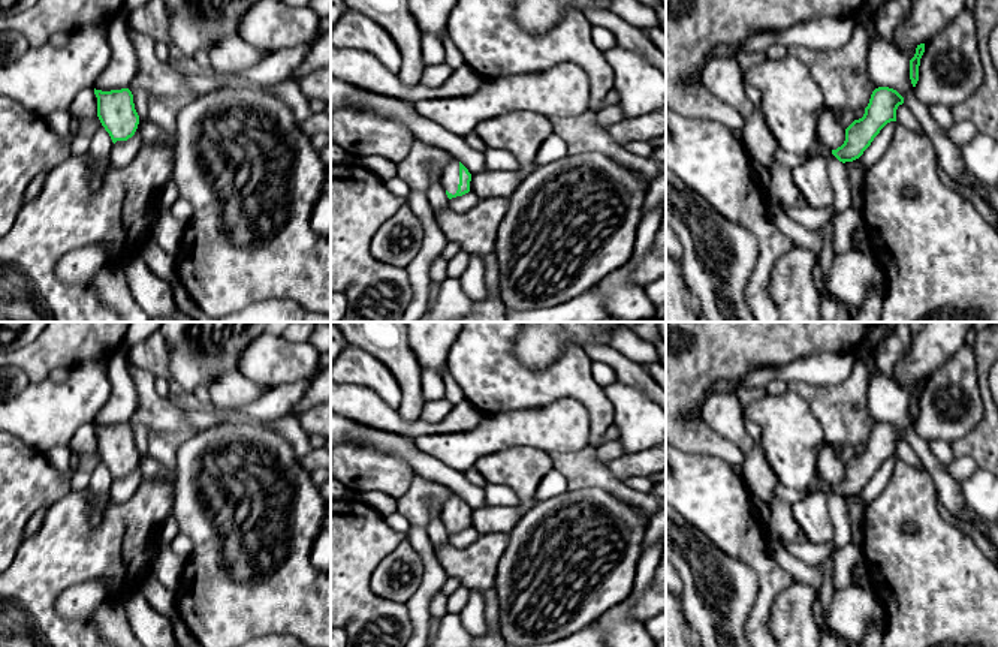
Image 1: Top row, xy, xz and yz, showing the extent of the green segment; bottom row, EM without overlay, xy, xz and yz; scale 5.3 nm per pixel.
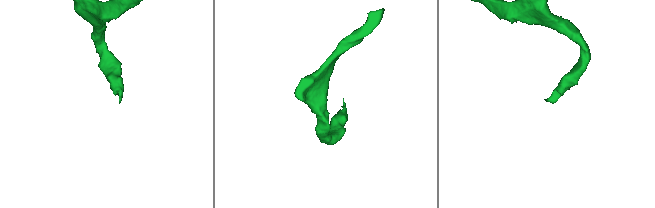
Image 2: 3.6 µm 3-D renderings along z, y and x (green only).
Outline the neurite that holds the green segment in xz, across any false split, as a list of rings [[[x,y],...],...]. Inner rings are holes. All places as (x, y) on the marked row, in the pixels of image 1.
[[[452,159],[446,162],[440,183],[449,199],[468,193],[470,181],[471,174],[459,160]]]

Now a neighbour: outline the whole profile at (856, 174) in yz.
[[[859,159],[845,162],[847,175],[851,181],[851,208],[862,214],[863,211],[863,180],[865,171],[859,165]]]

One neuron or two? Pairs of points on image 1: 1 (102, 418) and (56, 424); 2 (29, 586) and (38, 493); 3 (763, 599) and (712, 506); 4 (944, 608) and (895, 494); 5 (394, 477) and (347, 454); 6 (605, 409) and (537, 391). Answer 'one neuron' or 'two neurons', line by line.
1: two neurons
2: two neurons
3: one neuron
4: one neuron
5: one neuron
6: one neuron

